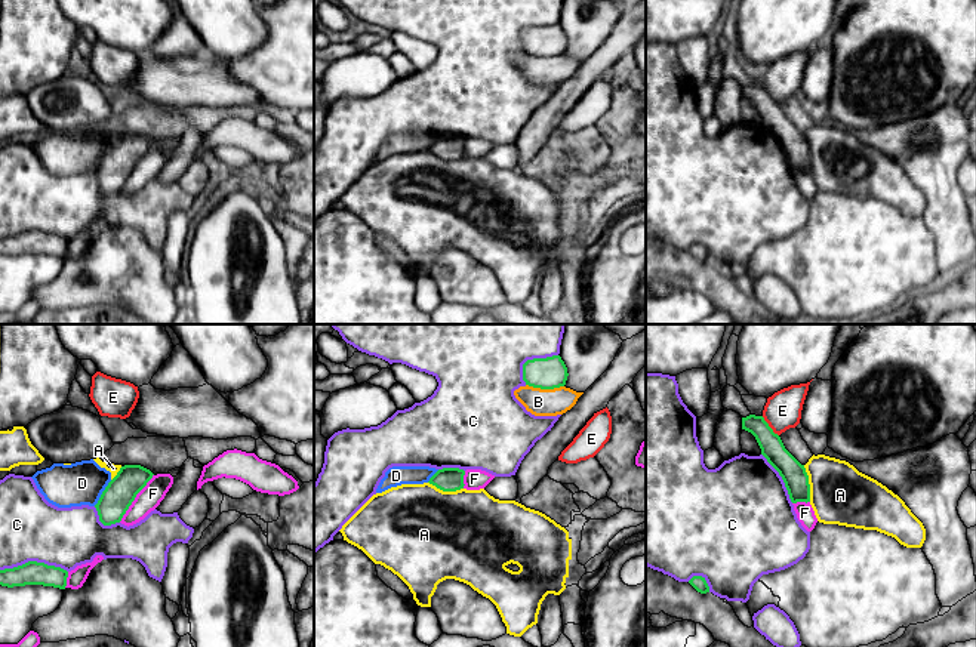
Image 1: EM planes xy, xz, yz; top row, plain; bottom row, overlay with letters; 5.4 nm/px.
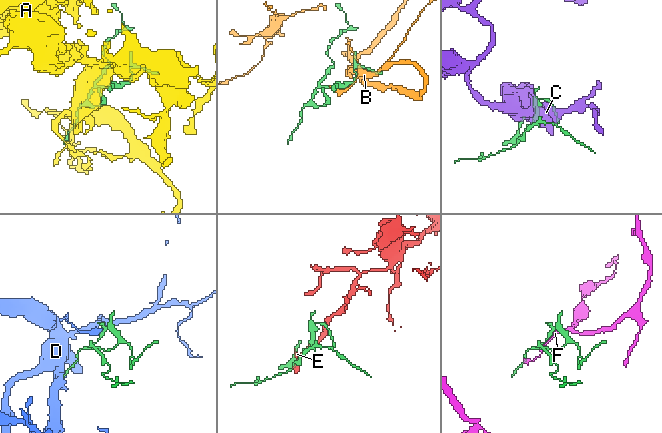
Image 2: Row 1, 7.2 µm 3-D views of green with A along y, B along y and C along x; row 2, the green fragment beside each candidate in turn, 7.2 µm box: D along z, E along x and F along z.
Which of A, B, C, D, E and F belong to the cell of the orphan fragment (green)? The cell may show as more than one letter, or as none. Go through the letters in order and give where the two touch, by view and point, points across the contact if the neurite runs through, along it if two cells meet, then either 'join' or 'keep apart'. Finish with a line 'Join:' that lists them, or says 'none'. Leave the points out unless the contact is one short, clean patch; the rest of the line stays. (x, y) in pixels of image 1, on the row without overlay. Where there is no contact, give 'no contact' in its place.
A: yz (807, 151) | keep apart
B: xz (545, 57) | keep apart
C: xy (34, 230) | keep apart
D: xy (102, 162) | join
E: yz (769, 95) | keep apart
F: xy (135, 165) | keep apart
Join: D

